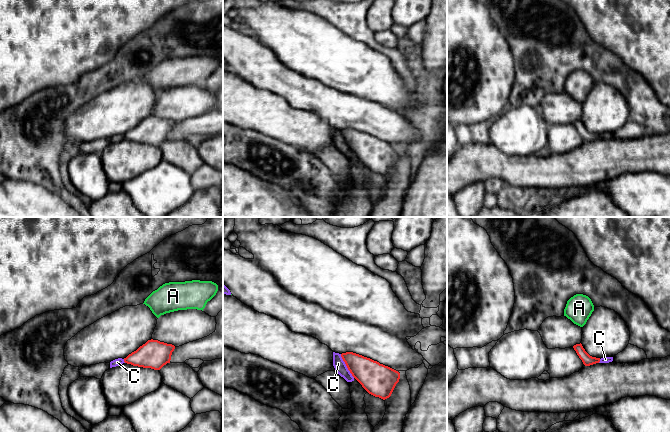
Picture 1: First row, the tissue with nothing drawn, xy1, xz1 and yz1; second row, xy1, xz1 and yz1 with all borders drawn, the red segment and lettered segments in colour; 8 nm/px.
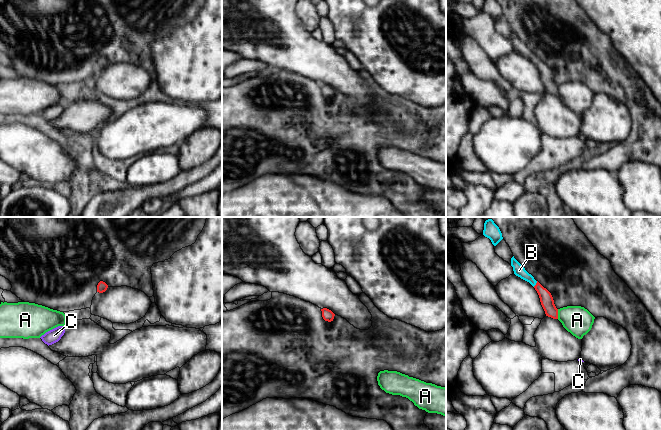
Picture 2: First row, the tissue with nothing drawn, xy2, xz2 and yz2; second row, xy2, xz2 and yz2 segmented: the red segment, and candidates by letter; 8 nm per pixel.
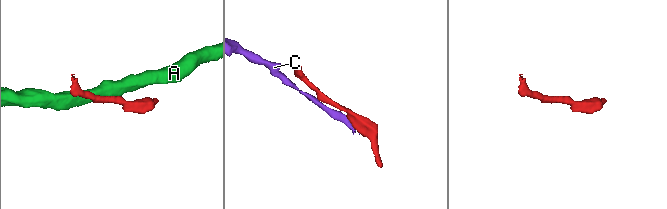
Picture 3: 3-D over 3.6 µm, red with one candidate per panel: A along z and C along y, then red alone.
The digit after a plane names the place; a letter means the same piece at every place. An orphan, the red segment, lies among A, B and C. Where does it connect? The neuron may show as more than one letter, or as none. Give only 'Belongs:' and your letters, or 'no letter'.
Belongs: B

